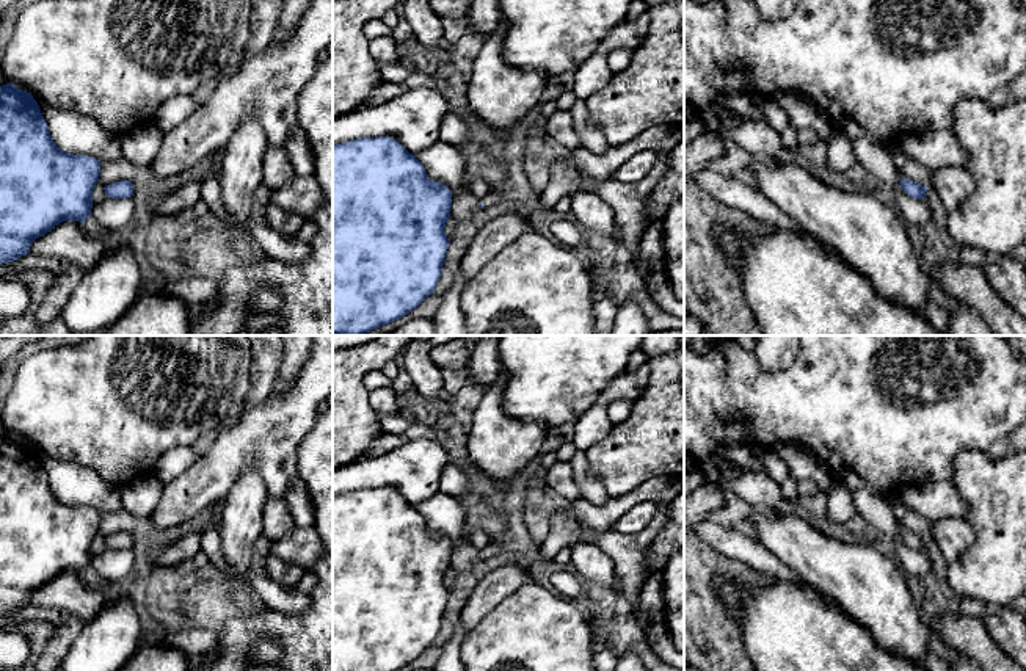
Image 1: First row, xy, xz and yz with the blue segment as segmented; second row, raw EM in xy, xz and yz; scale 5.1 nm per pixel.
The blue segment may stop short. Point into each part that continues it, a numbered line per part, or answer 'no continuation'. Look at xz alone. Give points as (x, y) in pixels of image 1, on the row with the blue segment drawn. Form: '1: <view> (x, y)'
1: xz (493, 198)

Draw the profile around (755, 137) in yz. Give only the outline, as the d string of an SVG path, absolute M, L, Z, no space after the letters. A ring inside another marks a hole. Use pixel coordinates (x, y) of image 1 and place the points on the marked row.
M745 119L739 127L726 133L726 136L755 158L784 157L781 133L761 119Z

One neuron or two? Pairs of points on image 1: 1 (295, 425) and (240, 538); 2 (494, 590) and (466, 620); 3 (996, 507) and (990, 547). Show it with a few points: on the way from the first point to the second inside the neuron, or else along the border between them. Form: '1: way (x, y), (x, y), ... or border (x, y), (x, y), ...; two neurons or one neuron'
1: border (229, 489), (243, 467), (254, 466), (269, 494); two neurons
2: way (487, 598), (472, 612); one neuron
3: way (996, 516), (995, 538); one neuron

